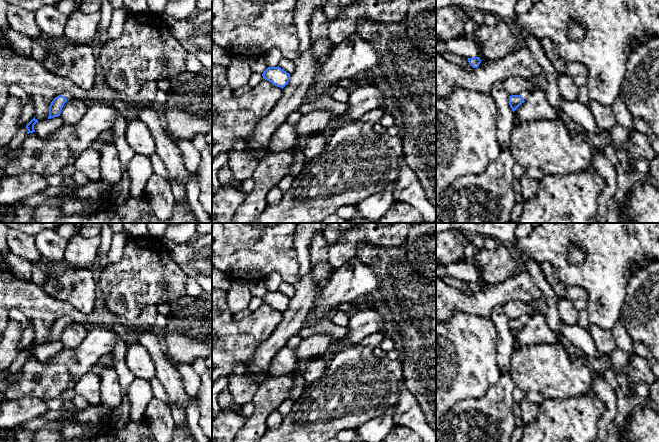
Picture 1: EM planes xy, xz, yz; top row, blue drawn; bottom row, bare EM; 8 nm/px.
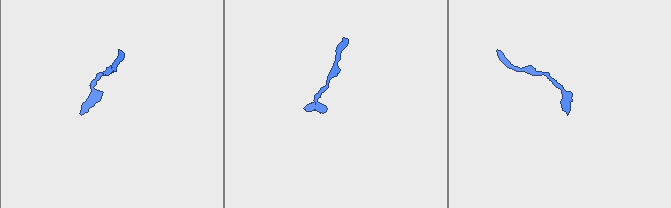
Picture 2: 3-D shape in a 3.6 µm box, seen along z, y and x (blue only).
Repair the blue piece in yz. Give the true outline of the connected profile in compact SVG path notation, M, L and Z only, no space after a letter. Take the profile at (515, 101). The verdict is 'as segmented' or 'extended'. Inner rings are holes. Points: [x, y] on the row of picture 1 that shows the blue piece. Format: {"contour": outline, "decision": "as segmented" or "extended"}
{"contour": "M521 92L518 95L509 96L509 105L514 112L522 103L524 103L529 97L528 92Z", "decision": "extended"}

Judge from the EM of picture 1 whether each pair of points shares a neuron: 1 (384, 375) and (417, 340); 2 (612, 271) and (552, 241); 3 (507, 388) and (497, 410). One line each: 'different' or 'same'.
1: different
2: same
3: same

